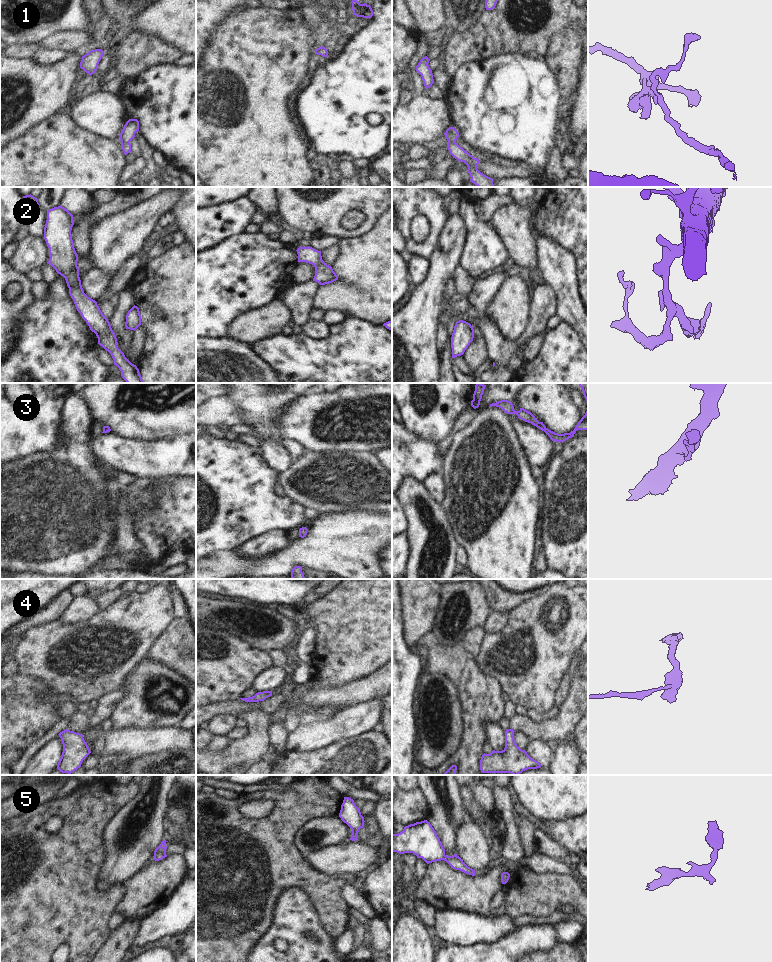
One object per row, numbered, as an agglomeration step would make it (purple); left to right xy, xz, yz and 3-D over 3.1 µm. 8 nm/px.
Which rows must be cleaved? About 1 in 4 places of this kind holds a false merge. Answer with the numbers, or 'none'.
none.

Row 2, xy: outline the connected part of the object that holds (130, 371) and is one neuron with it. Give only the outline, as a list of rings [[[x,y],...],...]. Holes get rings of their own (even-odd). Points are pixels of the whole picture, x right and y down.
[[[61,205],[47,210],[44,239],[49,248],[48,264],[65,278],[77,311],[96,334],[98,344],[111,354],[122,378],[127,383],[143,383],[137,366],[118,348],[110,322],[101,312],[97,302],[84,293],[77,266],[78,255],[71,234],[73,225],[73,215]]]

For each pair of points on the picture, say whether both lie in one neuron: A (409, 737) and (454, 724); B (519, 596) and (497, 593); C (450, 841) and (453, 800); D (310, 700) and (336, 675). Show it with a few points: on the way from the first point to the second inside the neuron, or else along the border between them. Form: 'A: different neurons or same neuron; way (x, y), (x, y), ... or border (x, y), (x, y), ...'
A: different neurons; border (414, 712), (414, 724), (418, 738)
B: same neuron; way (514, 596), (502, 596)
C: same neuron; way (450, 831), (450, 815), (452, 810)
D: different neurons; border (346, 682), (340, 685), (325, 686), (311, 690)

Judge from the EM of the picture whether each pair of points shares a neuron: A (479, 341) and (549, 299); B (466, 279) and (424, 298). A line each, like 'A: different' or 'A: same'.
A: different
B: different

